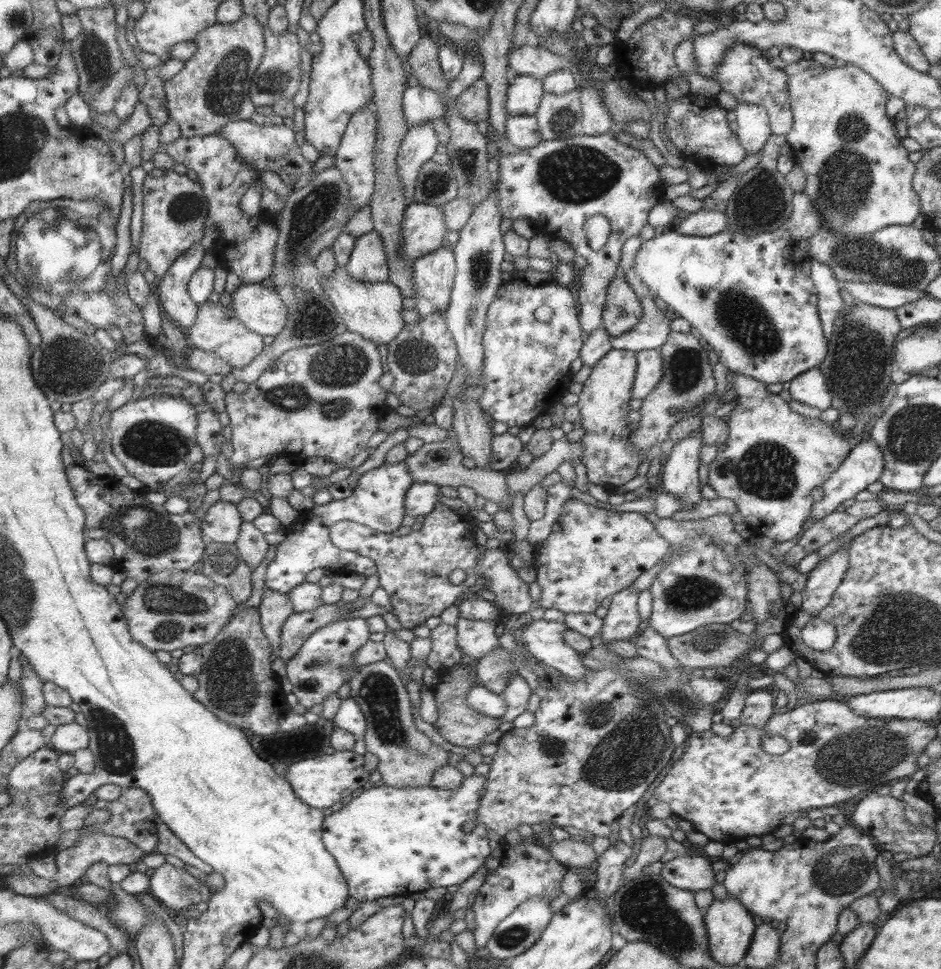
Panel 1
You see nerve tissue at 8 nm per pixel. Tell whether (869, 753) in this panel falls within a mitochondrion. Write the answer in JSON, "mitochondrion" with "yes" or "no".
{"mitochondrion":"yes"}

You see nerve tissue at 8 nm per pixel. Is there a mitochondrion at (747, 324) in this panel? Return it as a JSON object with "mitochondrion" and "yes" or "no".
{"mitochondrion":"yes"}

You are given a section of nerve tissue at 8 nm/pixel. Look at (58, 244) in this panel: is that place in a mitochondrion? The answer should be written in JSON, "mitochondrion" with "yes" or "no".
{"mitochondrion":"yes"}

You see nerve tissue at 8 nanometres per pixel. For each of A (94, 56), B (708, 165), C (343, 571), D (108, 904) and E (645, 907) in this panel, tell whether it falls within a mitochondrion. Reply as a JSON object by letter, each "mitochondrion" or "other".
{"A":"mitochondrion","B":"other","C":"other","D":"other","E":"mitochondrion"}

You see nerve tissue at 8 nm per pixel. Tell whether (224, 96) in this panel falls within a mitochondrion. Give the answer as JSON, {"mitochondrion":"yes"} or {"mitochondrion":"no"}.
{"mitochondrion":"yes"}

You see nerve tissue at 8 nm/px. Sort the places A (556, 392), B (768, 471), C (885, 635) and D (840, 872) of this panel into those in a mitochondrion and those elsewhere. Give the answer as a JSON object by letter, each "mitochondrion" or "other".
{"A":"other","B":"mitochondrion","C":"mitochondrion","D":"mitochondrion"}

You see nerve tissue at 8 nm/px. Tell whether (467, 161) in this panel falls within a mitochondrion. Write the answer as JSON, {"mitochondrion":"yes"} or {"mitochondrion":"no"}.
{"mitochondrion":"yes"}

